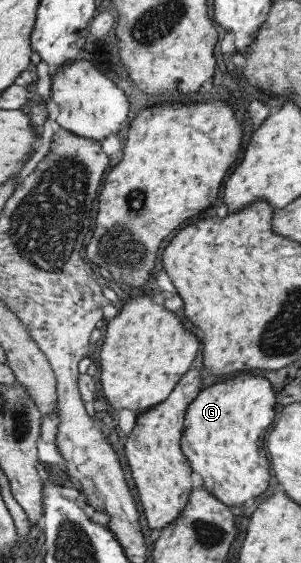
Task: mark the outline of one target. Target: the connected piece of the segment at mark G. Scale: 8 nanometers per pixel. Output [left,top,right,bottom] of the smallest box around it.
[180,371,275,508]

